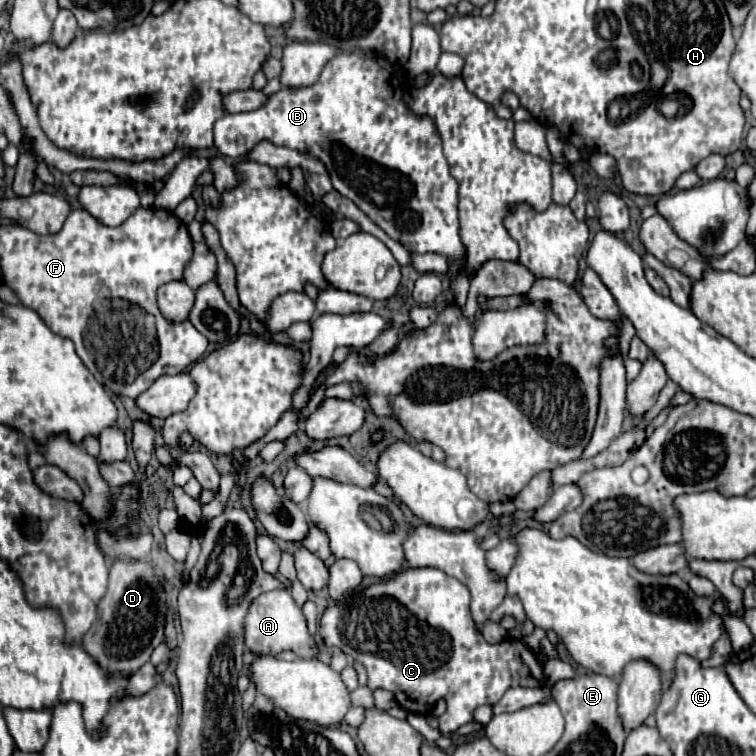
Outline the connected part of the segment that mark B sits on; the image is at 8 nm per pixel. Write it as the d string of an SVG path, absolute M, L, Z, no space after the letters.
M352 49L352 51L338 51L338 55L334 55L334 59L330 59L330 63L326 63L326 67L322 69L322 75L318 77L318 83L314 83L314 87L298 87L298 91L290 91L288 87L282 87L278 93L268 95L264 105L254 109L254 111L244 111L244 113L236 113L236 115L222 115L222 119L218 119L214 123L214 147L222 153L228 155L232 159L240 159L246 155L248 149L252 149L258 141L272 141L274 145L282 145L282 147L290 147L296 149L300 153L308 153L314 155L314 159L322 161L330 173L332 185L334 189L352 199L382 231L386 231L394 241L400 241L408 251L412 253L438 253L444 257L462 257L464 255L464 245L460 241L460 233L458 233L458 215L456 215L456 207L458 207L458 183L452 179L452 175L448 173L448 163L442 155L442 141L438 135L438 129L434 127L434 119L430 119L428 115L414 115L410 111L410 107L402 101L404 93L406 93L406 85L404 81L400 81L394 75L394 65L382 57L382 55L374 55L366 49Z

